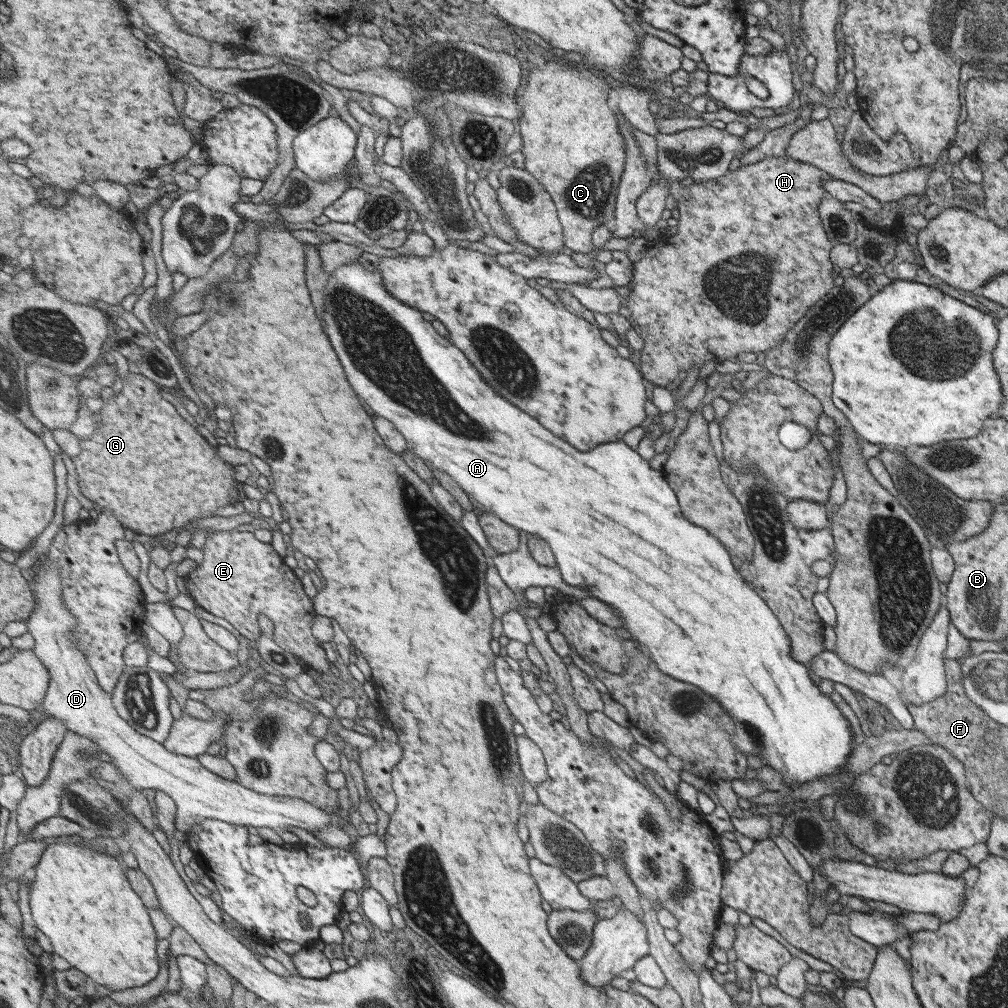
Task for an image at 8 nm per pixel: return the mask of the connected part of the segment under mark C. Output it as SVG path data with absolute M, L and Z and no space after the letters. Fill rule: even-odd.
M544 62L535 70L529 70L529 80L519 98L521 115L515 123L520 134L524 158L524 170L535 177L555 202L559 221L564 229L564 245L573 252L593 250L591 232L600 224L610 225L614 220L616 190L624 173L625 144L619 117L605 104L611 89L603 78L597 78L585 70L563 68L555 62Z

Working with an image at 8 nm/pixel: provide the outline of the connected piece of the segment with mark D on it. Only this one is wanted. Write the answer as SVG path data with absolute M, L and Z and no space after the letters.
M40 555L37 563L41 571L37 574L36 598L38 598L38 605L26 624L28 632L35 640L34 652L52 673L52 683L48 695L39 709L46 717L61 719L65 721L71 731L95 741L106 754L113 758L111 763L125 775L125 780L133 790L154 788L169 794L178 808L175 827L185 834L190 828L205 822L207 819L221 820L239 826L271 828L276 832L284 830L283 828L291 828L291 826L314 832L314 830L325 830L332 825L331 822L334 821L331 818L331 813L310 802L289 796L269 796L254 792L238 781L229 780L211 772L198 758L169 752L160 742L137 733L129 722L119 716L119 712L111 700L111 694L100 685L100 680L92 665L89 664L88 657L81 652L80 646L70 637L70 634L78 627L78 620L63 600L64 578L61 576L62 570L55 563L47 560L45 555Z

